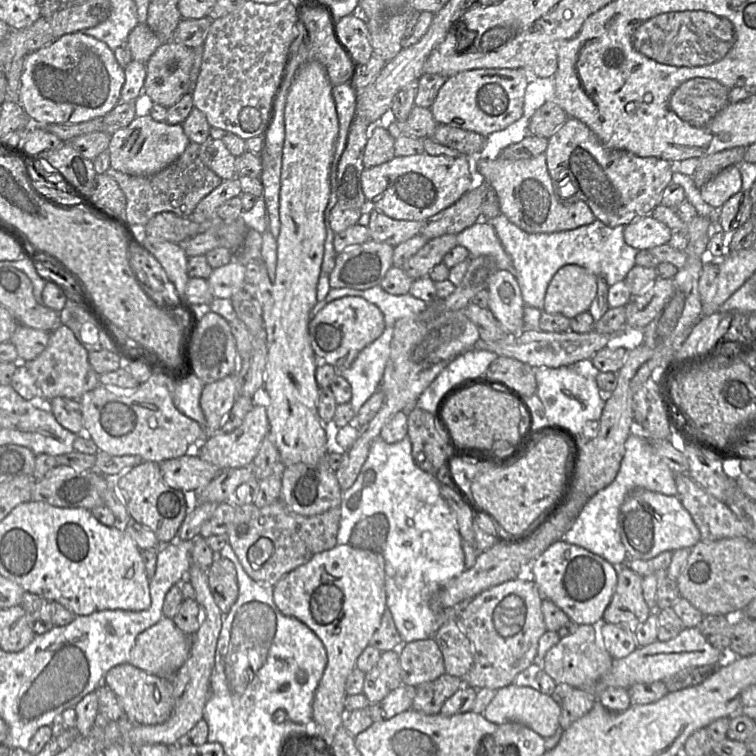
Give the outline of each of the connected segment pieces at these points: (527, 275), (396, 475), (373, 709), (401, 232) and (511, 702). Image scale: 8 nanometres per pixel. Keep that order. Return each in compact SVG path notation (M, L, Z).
M501 213L489 222L512 260L524 304L541 311L544 309L545 295L550 281L565 265L581 266L595 276L603 278L609 287L625 280L628 272L636 265L635 258L638 251L625 242L624 225L611 228L595 219L591 224L573 230L527 233Z
M408 435L393 444L377 437L371 443L367 459L356 481L342 492L337 545L350 544L382 554L385 560L386 607L392 614L403 644L433 638L446 621L455 619L449 617L449 611L437 613L430 607L435 593L466 570L463 540L454 514L440 495L440 484L442 483L435 475L421 470L415 464Z
M401 685L377 703L369 704L368 711L373 721L384 721L412 709L416 687Z
M372 209L368 224L370 240L389 244L393 247L421 234L426 221L396 220Z
M510 684L496 691L483 716L497 725L506 722L518 722L531 728L543 738L549 738L560 727L561 707L550 695L543 694L531 687L519 687Z

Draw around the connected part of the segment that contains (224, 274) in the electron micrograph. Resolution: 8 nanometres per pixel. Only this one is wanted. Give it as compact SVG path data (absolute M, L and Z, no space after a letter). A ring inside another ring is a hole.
M234 259L227 265L213 269L207 279L214 298L230 299L245 283L245 266Z

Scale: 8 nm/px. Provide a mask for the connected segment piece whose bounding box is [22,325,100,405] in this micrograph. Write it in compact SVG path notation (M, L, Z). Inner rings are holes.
M61 325L50 334L45 350L34 360L25 364L40 390L40 404L56 397L65 397L79 400L80 397L96 388L99 376L89 362L89 351L77 340L74 333L66 326Z

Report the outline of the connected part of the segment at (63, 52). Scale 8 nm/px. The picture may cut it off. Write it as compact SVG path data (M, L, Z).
M81 31L65 34L24 59L17 101L33 125L79 124L104 117L119 102L124 68L102 41Z

